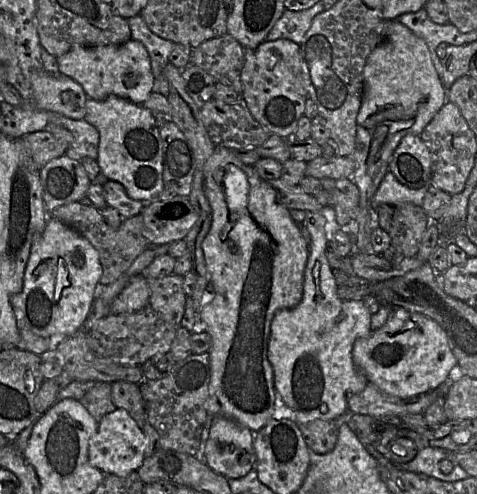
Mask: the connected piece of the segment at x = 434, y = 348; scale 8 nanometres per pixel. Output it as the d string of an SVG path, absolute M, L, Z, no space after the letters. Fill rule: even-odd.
M402 307L393 308L388 321L382 327L354 343L353 359L368 383L374 384L387 395L401 399L413 399L436 389L448 378L452 379L457 370L457 359L442 326L428 316Z

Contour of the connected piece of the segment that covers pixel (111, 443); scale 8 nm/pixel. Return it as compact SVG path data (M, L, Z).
M117 408L98 421L97 431L89 443L88 462L104 474L125 478L139 469L147 454L146 439L141 427L127 411Z

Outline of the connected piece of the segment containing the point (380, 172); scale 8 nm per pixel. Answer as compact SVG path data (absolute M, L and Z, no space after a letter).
M396 19L390 22L385 39L369 54L363 69L363 79L362 103L356 118L356 146L352 154L355 161L352 181L360 192L360 203L356 217L359 231L355 236L355 250L375 254L370 238L372 230L380 226L377 226L376 212L373 206L374 194L384 176L389 172L389 163L402 138L408 134L420 135L442 106L448 102L448 99L447 88L441 81L426 42Z

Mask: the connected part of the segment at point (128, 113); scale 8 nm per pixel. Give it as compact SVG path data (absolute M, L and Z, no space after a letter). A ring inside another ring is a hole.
M110 96L103 100L88 98L84 120L99 131L97 163L103 174L124 186L134 200L147 203L157 199L164 188L163 143L154 113L143 105Z

